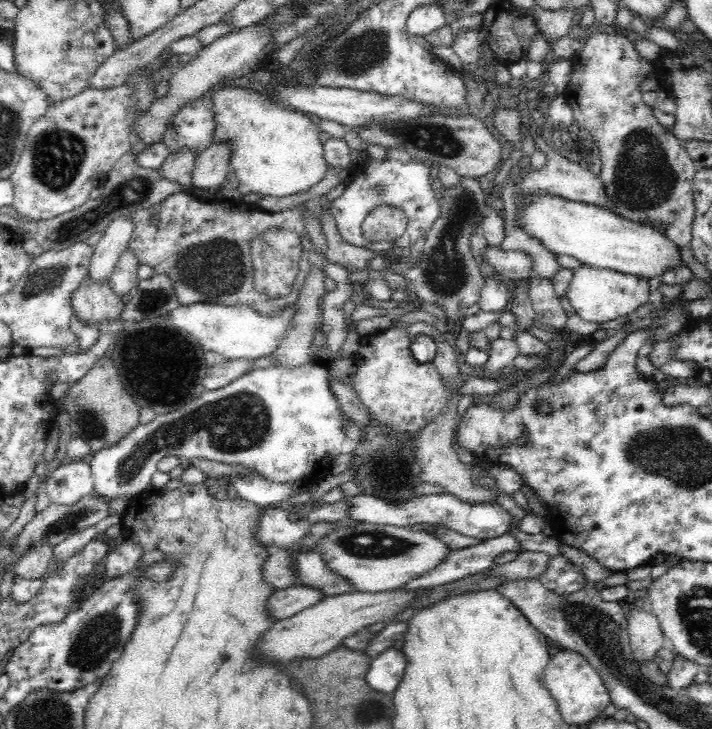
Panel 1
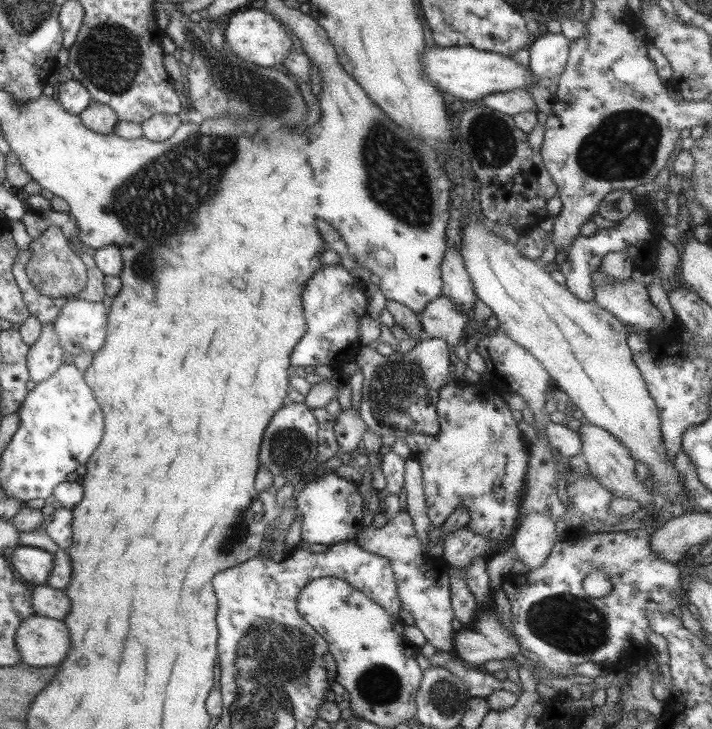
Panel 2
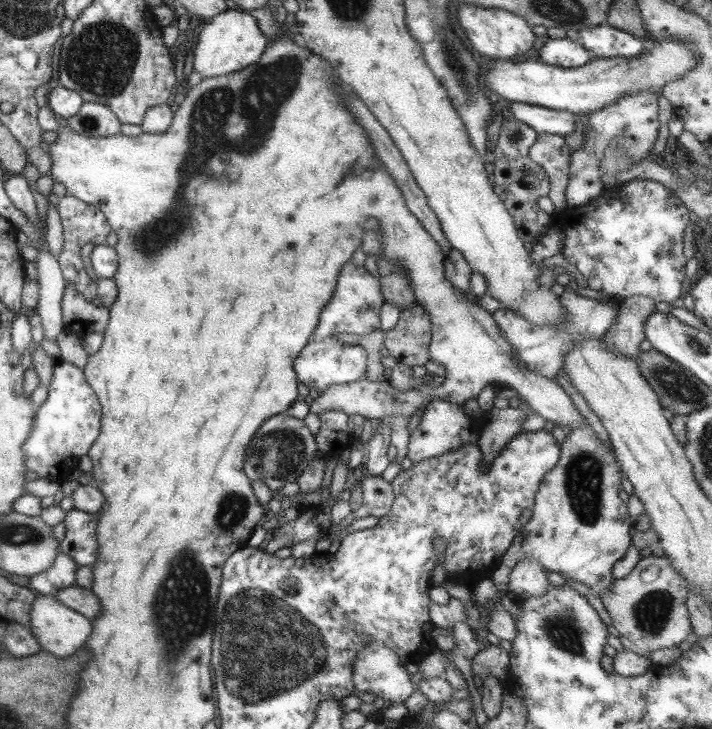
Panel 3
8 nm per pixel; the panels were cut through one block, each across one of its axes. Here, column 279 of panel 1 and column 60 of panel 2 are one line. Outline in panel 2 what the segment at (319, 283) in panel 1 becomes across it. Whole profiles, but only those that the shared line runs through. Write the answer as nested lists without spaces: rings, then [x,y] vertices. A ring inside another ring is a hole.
[[[53,321],[42,325],[38,340],[28,348],[26,366],[29,378],[34,383],[47,380],[61,365],[64,354],[58,337],[53,333]]]

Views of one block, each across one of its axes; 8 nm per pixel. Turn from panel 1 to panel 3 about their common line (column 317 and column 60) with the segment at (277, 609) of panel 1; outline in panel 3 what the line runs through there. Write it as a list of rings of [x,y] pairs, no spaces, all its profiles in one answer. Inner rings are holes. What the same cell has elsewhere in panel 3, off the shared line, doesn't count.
[[[75,584],[63,588],[52,595],[52,598],[66,608],[72,609],[85,616],[87,620],[92,620],[99,614],[100,605],[98,599],[90,592],[89,589],[77,587]]]

